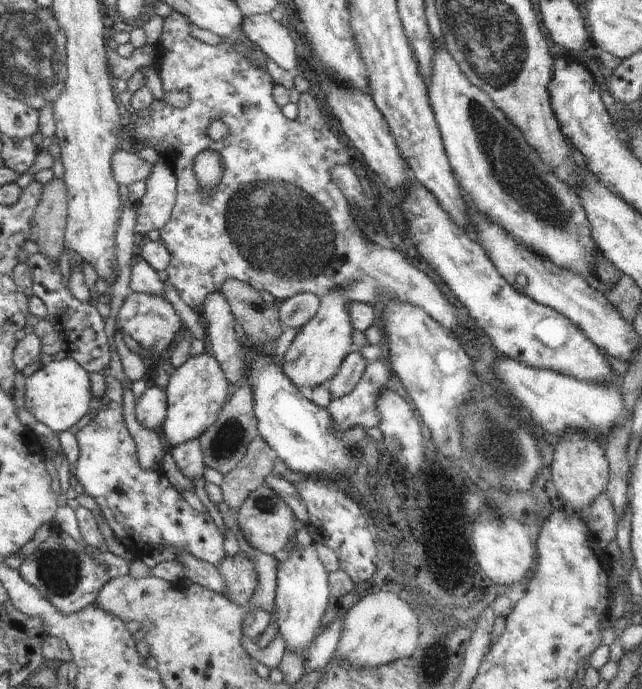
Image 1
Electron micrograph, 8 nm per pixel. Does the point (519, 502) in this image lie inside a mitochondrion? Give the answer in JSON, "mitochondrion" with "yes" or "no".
{"mitochondrion":"yes"}

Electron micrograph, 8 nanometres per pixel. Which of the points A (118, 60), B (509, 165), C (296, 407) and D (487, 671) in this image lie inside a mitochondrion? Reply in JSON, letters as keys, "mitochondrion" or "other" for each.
{"A":"other","B":"mitochondrion","C":"other","D":"other"}

